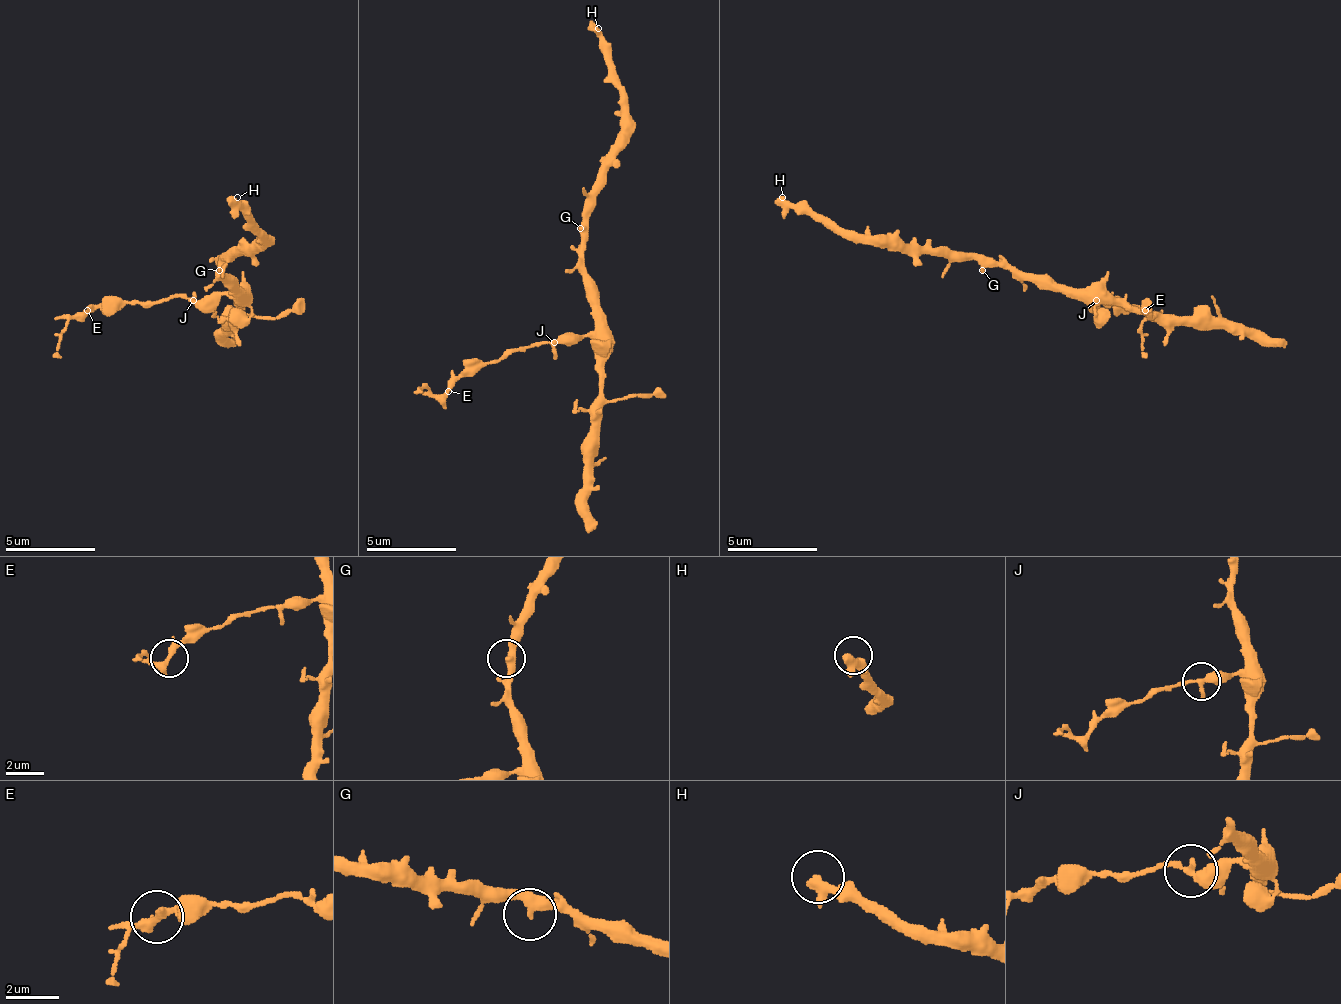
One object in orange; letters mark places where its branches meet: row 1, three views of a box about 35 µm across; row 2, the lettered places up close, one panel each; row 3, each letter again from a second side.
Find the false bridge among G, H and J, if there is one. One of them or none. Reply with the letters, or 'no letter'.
J

